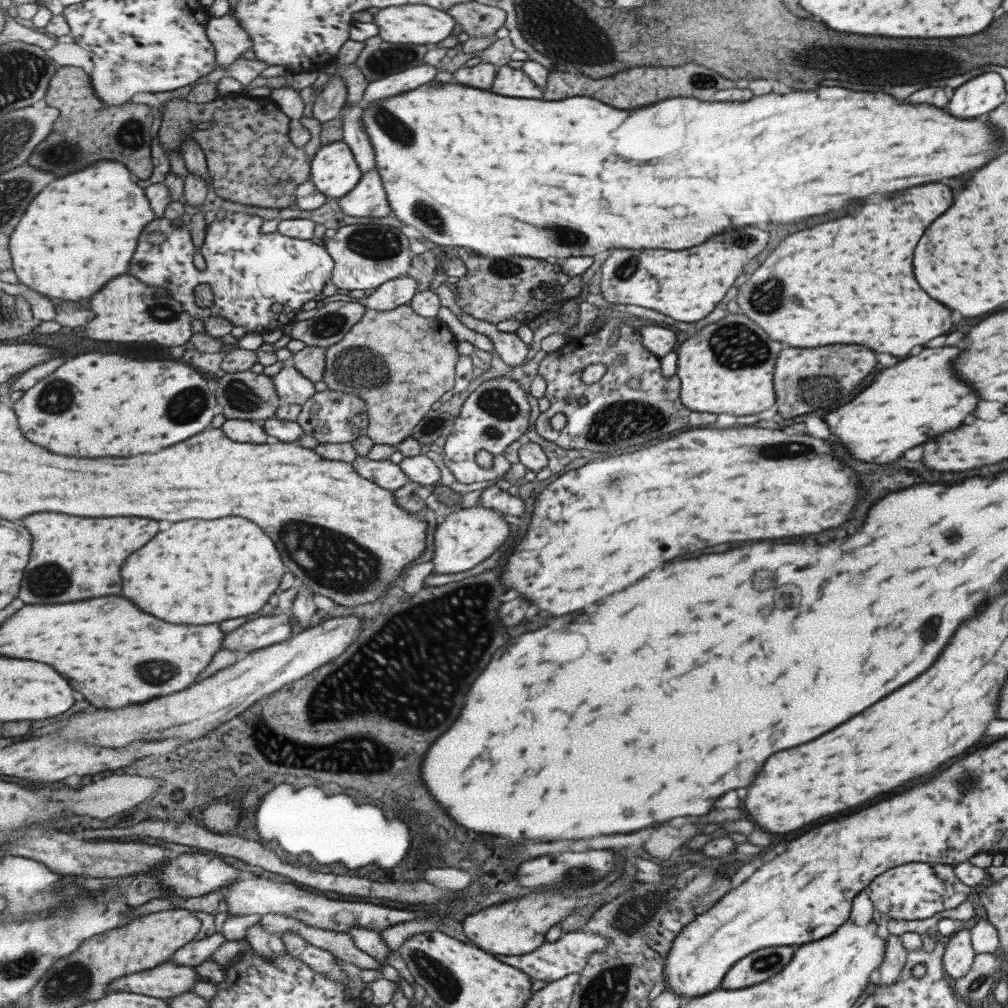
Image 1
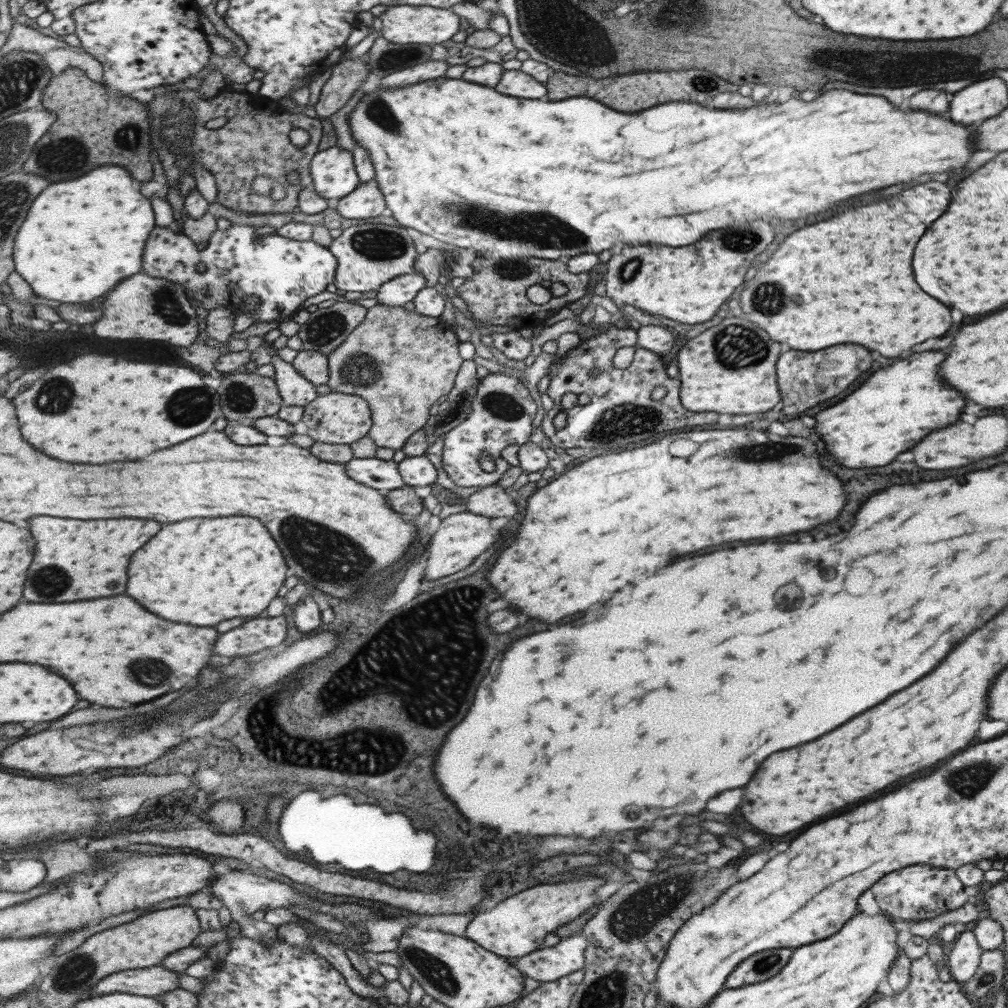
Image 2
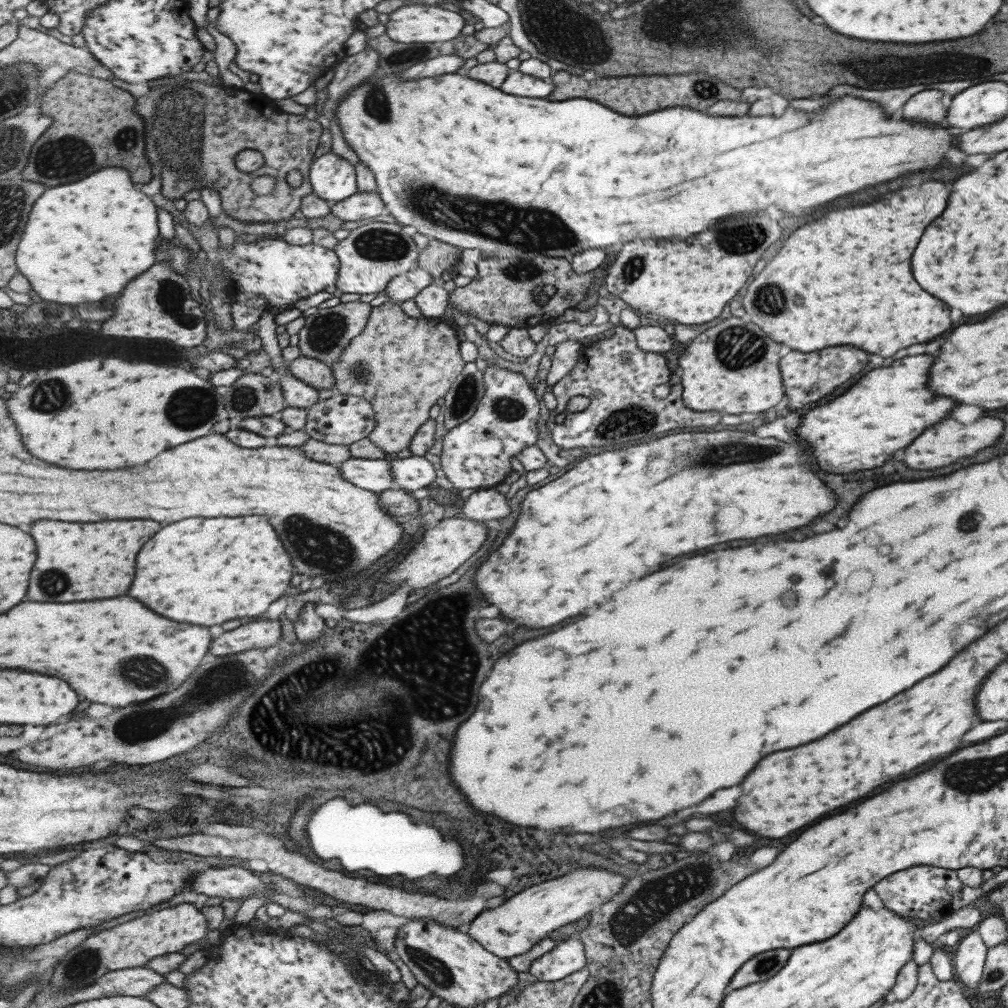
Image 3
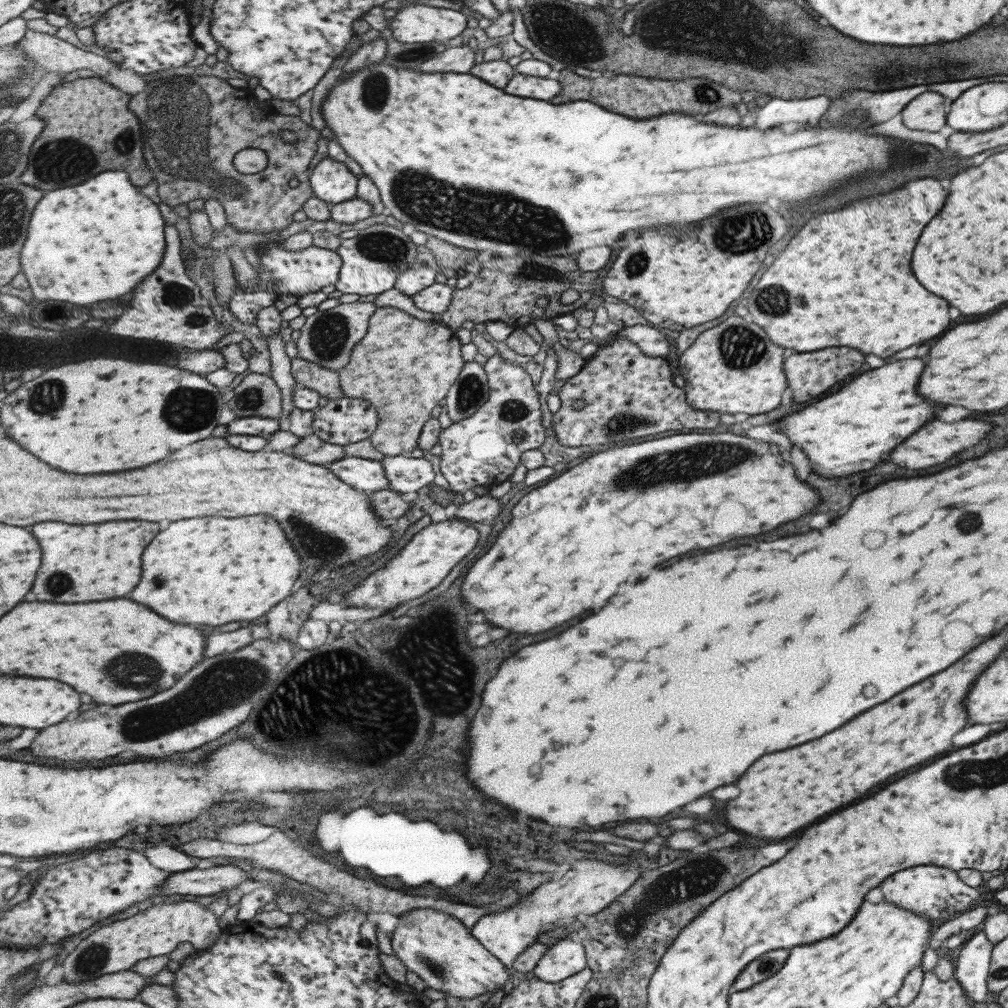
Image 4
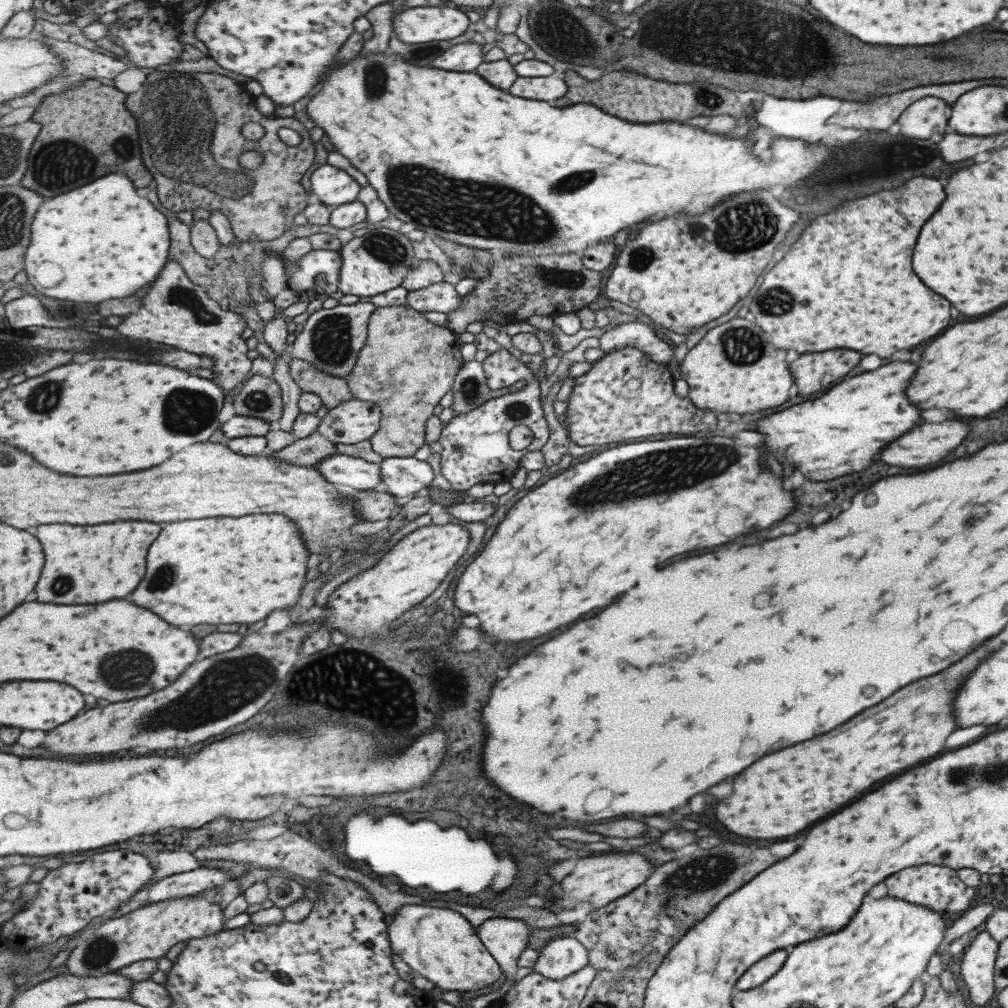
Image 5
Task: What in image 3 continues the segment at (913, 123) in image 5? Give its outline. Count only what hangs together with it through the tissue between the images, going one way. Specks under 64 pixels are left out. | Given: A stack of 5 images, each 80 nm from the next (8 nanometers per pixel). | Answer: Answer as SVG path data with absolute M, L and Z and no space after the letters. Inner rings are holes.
M923 90L903 104L903 118L925 124L939 124L945 118L945 112L943 94L937 90Z

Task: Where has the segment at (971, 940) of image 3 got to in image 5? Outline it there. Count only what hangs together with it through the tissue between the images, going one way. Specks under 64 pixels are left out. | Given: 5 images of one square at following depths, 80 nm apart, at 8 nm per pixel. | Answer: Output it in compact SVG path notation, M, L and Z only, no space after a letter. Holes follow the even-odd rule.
M982 931L964 948L963 956L958 960L959 978L973 1005L983 1007L997 993L993 984L997 948L999 943Z

